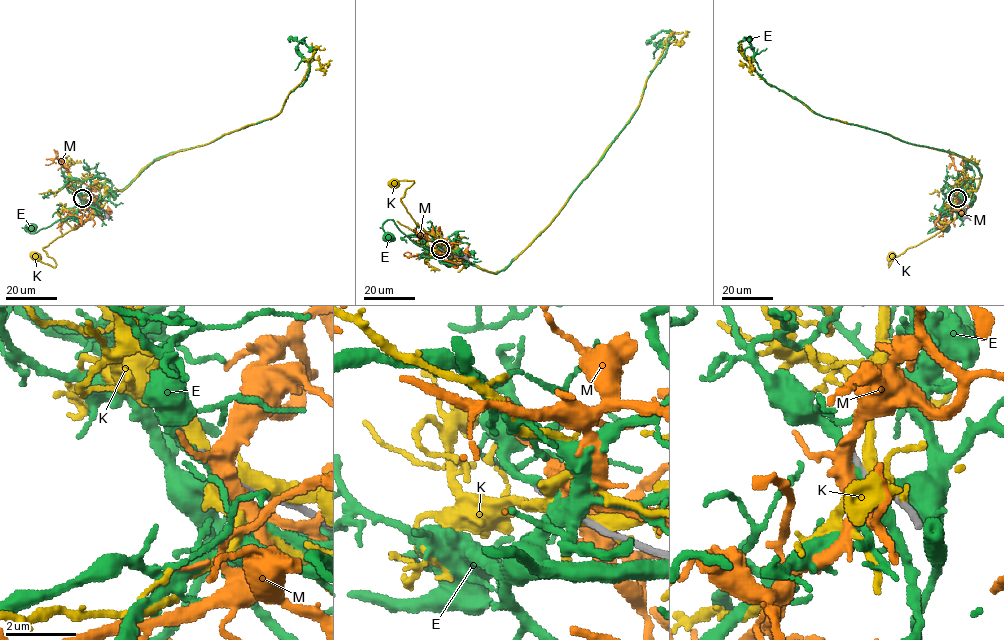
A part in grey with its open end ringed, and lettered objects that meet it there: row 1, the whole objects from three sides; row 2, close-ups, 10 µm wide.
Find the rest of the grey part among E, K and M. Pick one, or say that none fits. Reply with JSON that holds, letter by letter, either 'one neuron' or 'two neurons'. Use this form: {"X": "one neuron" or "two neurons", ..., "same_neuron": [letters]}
{"E": "two neurons", "K": "two neurons", "M": "two neurons", "same_neuron": []}

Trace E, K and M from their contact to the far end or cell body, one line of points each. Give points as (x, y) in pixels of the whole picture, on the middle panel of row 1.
E: (442, 249), (440, 255), (417, 245), (387, 219), (382, 225), (389, 237)
K: (444, 251), (455, 253), (420, 227), (401, 200), (414, 181), (396, 180), (395, 183)
M: (441, 249), (453, 256), (433, 258), (424, 252), (425, 247), (412, 241)

